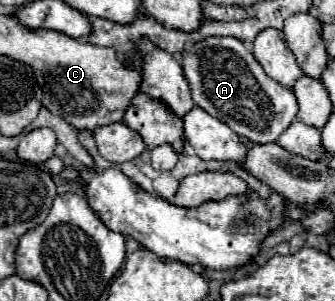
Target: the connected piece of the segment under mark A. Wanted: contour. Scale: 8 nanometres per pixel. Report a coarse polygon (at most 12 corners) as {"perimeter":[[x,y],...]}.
{"perimeter":[[237,38],[183,52],[195,104],[255,144],[297,118],[295,94]]}

